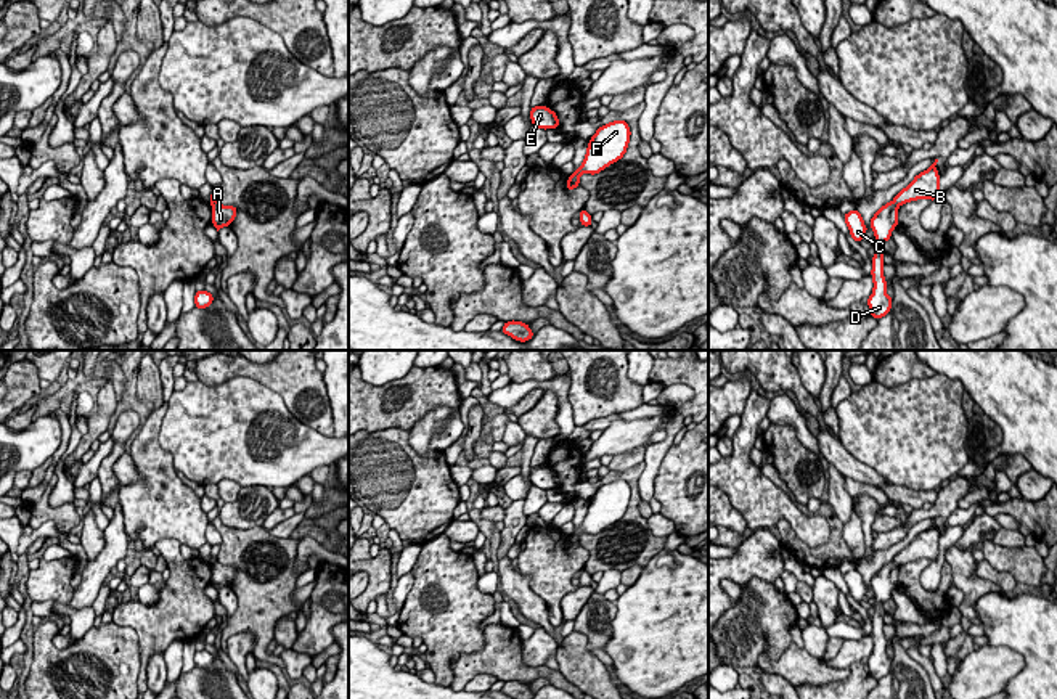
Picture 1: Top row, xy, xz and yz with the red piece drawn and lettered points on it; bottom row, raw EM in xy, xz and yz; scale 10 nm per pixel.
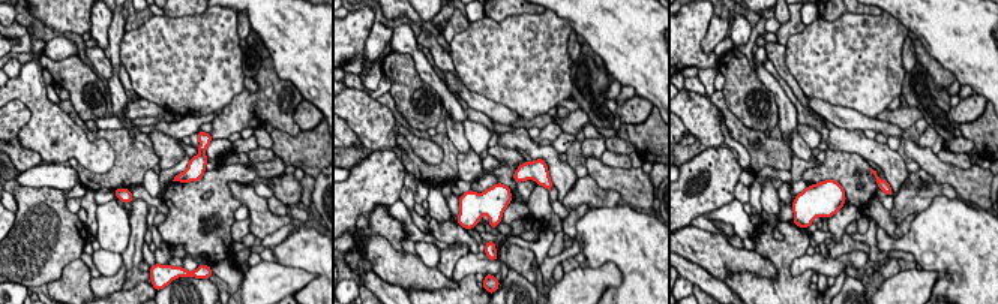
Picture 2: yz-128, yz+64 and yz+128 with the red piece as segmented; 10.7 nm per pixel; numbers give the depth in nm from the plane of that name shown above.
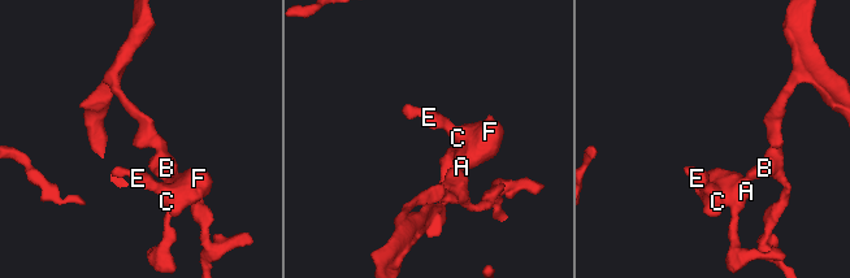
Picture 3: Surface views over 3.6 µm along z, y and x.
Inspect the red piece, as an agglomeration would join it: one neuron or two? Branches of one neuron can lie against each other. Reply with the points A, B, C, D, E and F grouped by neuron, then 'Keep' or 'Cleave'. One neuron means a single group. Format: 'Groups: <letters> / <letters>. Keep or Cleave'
Groups: A C D E F / B. Cleave

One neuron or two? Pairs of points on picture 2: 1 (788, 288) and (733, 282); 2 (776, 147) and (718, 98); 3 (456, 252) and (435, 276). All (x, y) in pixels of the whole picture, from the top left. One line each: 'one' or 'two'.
1: one
2: one
3: two

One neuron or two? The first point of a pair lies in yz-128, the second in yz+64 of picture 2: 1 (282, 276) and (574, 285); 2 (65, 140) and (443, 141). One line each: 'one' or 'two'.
1: one
2: two

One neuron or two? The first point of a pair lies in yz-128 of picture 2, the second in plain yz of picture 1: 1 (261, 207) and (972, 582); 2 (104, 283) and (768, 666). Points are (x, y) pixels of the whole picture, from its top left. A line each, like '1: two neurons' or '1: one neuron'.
1: one neuron
2: two neurons

